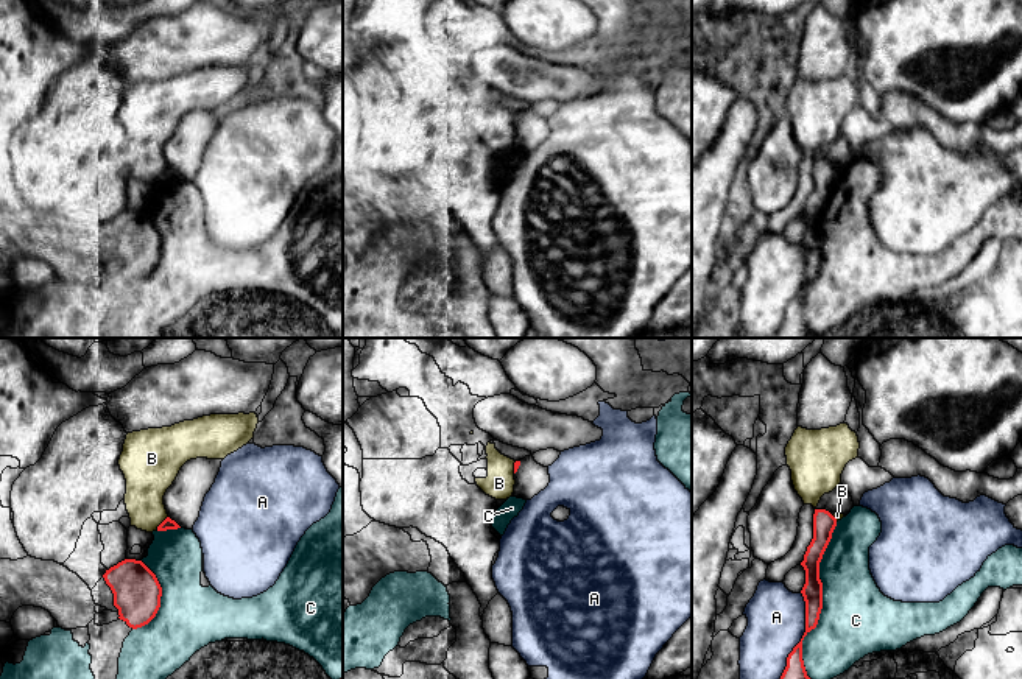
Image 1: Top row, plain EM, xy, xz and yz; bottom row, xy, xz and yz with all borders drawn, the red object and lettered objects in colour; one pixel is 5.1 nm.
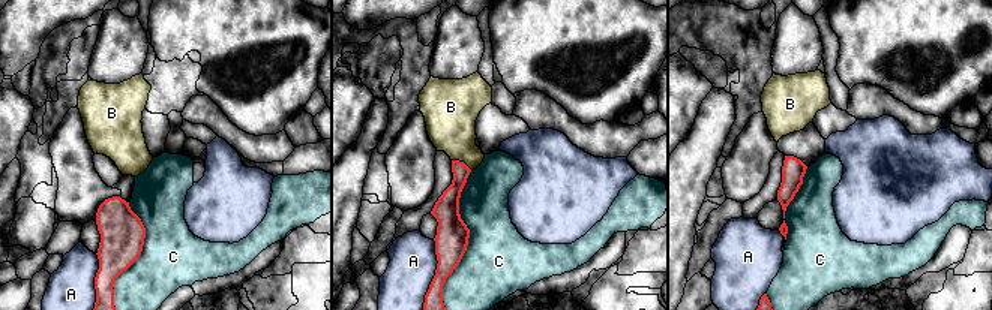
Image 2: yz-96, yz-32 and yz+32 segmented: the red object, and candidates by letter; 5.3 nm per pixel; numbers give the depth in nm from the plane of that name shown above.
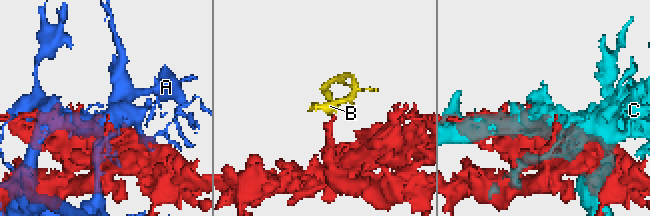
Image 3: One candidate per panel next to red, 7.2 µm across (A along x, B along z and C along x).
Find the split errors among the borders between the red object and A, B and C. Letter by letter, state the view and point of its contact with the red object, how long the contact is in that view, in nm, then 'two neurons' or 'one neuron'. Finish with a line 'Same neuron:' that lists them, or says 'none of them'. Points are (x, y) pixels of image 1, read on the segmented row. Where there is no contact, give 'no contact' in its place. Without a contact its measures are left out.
A: meets red in yz at (803, 636); contact 460 nm long; two neurons
B: meets red in xy at (162, 522); contact 90 nm long; two neurons
C: meets red in yz at (821, 600); contact 800 nm long; two neurons
Same neuron: none of them

